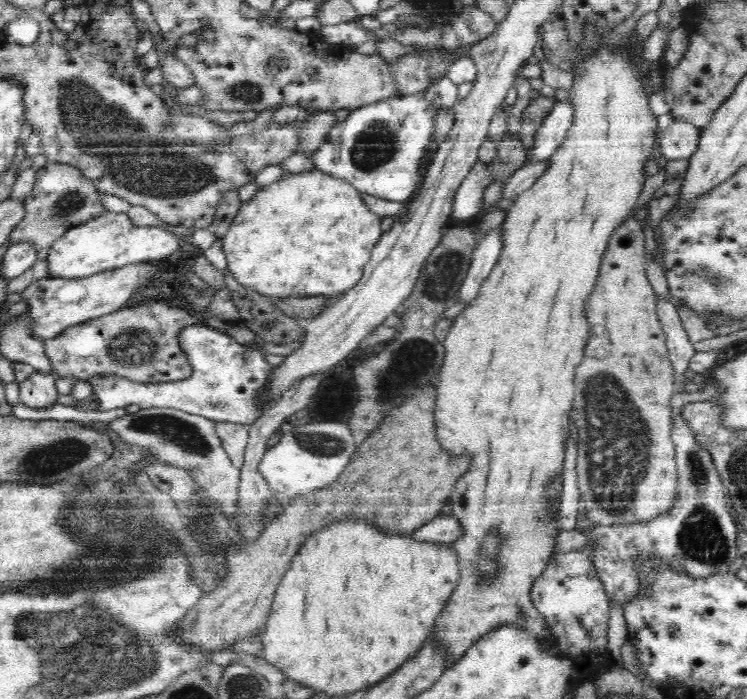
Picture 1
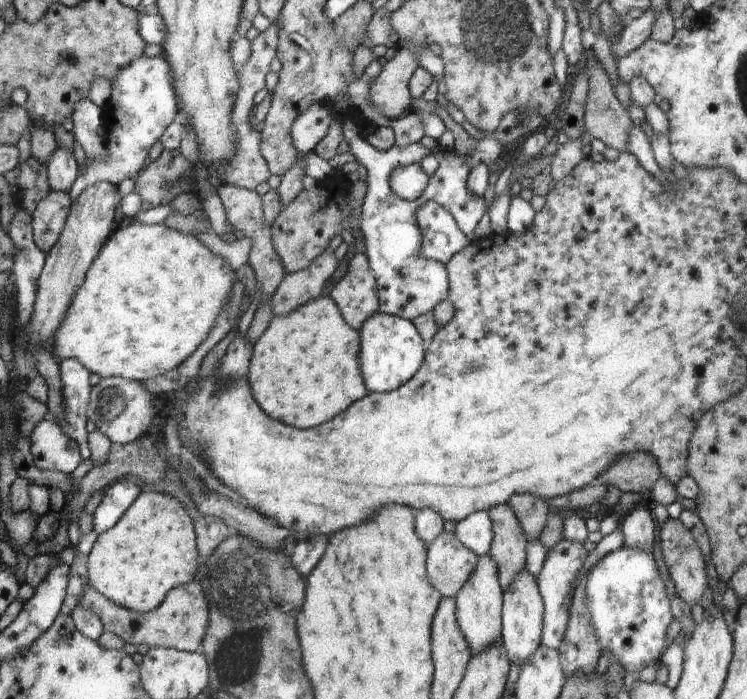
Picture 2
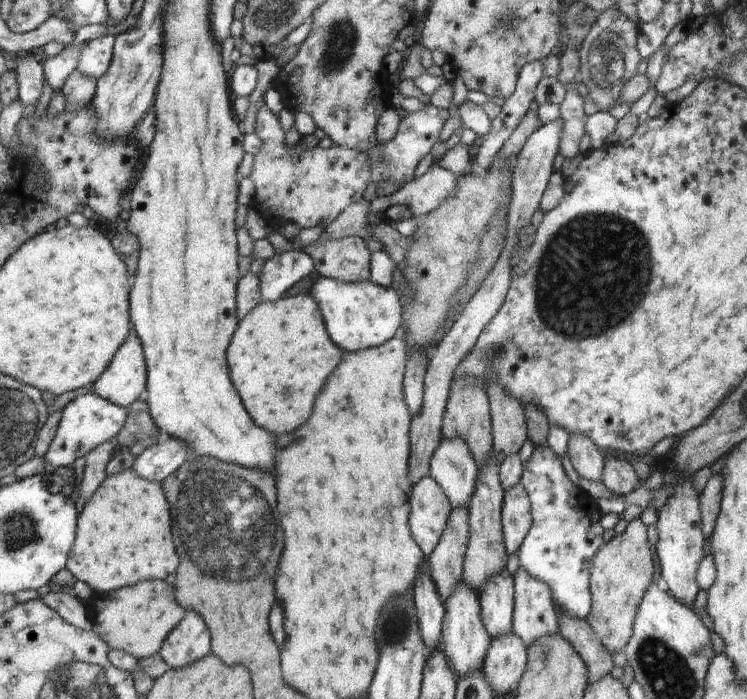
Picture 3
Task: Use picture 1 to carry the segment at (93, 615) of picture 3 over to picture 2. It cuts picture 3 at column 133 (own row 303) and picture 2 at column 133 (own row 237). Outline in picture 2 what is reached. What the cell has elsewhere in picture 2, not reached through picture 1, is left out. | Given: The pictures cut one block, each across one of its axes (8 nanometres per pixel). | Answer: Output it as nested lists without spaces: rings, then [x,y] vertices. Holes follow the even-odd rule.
[[[194,580],[192,584],[182,584],[175,587],[167,595],[160,606],[150,612],[134,612],[108,600],[103,593],[96,592],[92,586],[84,586],[80,594],[78,604],[89,608],[103,621],[104,631],[112,632],[120,636],[122,640],[130,644],[146,644],[149,648],[166,647],[179,649],[180,651],[197,652],[203,646],[204,635],[210,626],[210,601],[204,592],[203,585]]]

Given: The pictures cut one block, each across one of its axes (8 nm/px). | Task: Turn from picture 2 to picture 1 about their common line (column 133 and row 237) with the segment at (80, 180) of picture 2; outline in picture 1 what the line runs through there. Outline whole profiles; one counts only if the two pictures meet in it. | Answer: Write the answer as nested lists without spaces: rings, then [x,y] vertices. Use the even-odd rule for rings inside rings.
[[[107,211],[88,223],[72,227],[50,248],[48,277],[78,279],[132,263],[164,259],[182,248],[178,235],[158,226],[136,226],[126,213]]]

